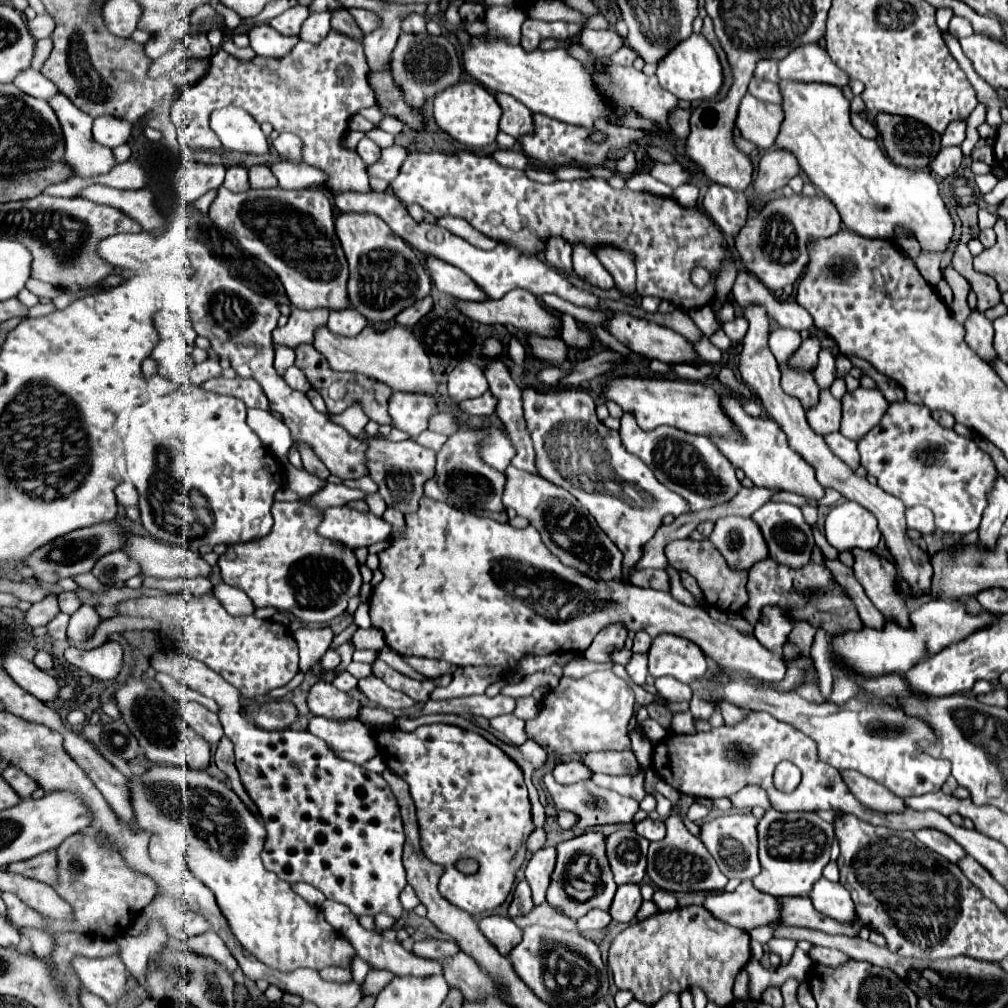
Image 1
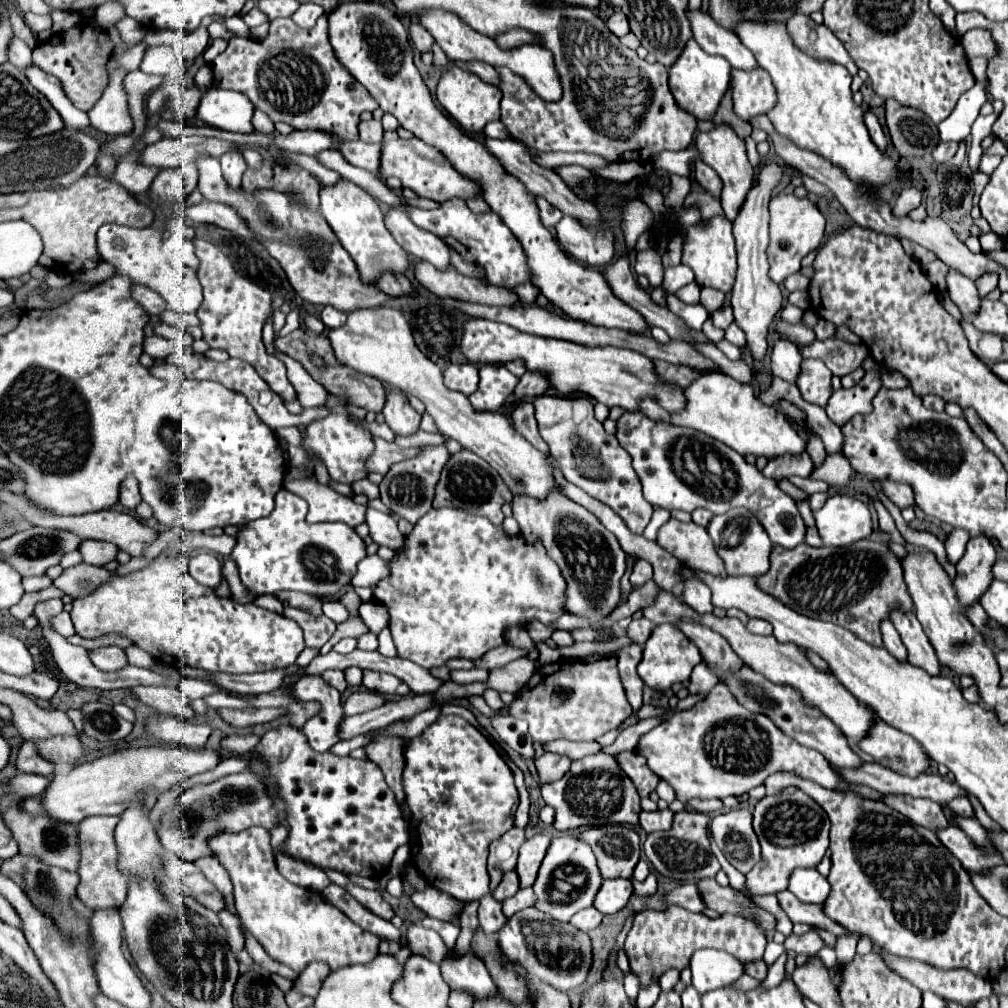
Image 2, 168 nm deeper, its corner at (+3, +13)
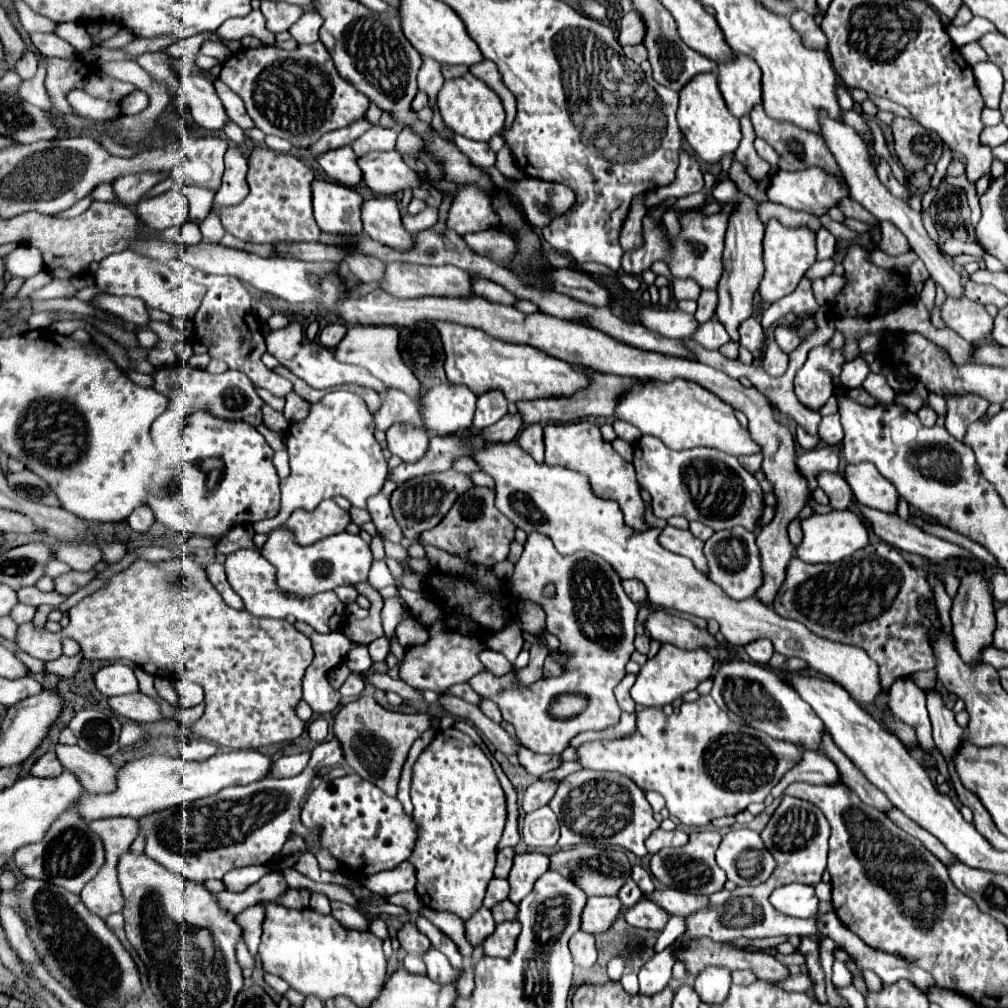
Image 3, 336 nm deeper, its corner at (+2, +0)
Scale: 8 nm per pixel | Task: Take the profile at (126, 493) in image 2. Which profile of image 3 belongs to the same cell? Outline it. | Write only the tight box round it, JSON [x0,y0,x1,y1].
[127,505,155,533]

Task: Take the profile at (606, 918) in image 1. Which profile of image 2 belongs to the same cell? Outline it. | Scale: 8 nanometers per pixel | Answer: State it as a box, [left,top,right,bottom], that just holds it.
[570,906,602,932]

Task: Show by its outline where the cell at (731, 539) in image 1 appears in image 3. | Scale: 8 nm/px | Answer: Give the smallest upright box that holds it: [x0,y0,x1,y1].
[705,527,763,599]

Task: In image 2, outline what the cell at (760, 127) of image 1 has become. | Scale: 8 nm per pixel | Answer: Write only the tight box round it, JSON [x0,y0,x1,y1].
[730,66,776,122]

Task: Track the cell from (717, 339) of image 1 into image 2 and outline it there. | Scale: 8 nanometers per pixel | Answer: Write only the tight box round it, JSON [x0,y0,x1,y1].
[726,324,746,348]

